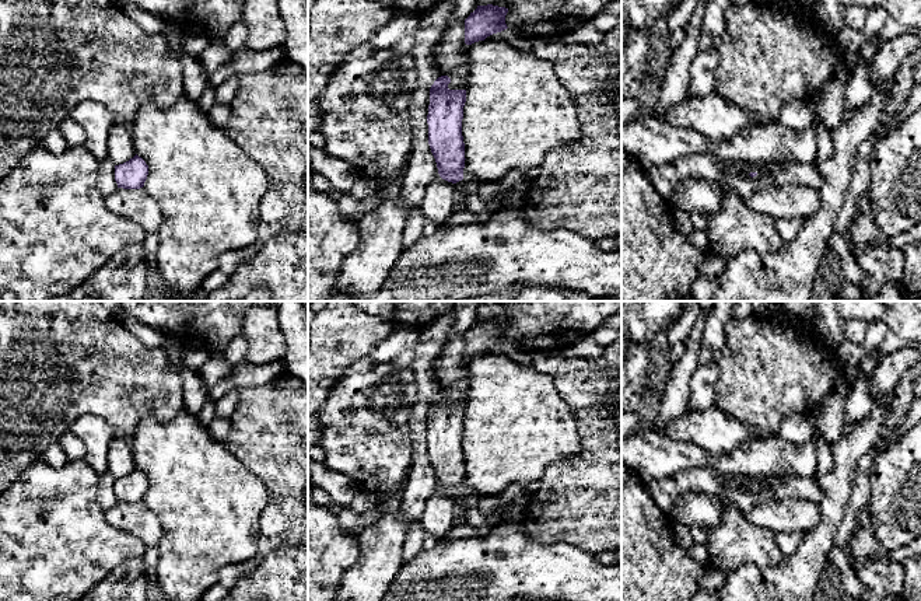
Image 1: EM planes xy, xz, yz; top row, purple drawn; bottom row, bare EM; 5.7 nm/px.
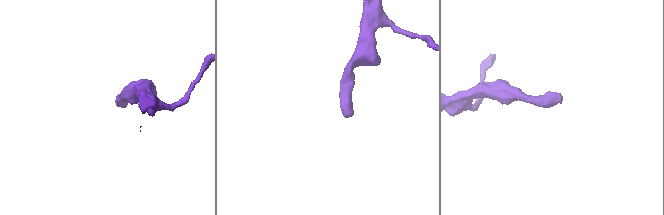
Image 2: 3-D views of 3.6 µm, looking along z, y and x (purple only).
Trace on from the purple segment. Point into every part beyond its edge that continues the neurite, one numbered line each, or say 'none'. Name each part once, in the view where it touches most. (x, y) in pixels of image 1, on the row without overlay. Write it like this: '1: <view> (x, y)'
1: xz (462, 502)

